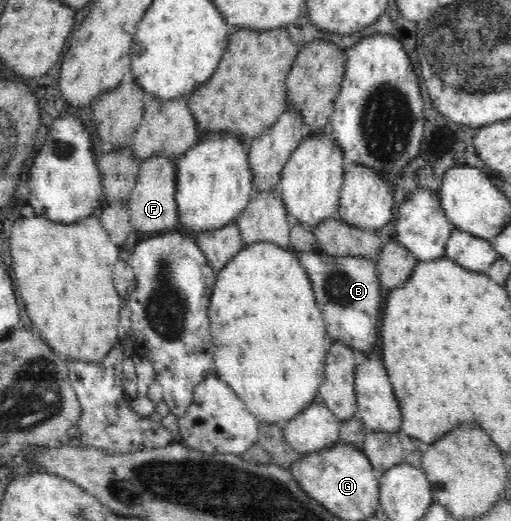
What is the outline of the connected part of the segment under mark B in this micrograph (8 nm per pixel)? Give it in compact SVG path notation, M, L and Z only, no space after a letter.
M299 252L297 255L311 280L331 341L341 342L359 355L370 351L379 337L377 331L381 315L381 284L375 260L343 255L333 257L324 252Z

